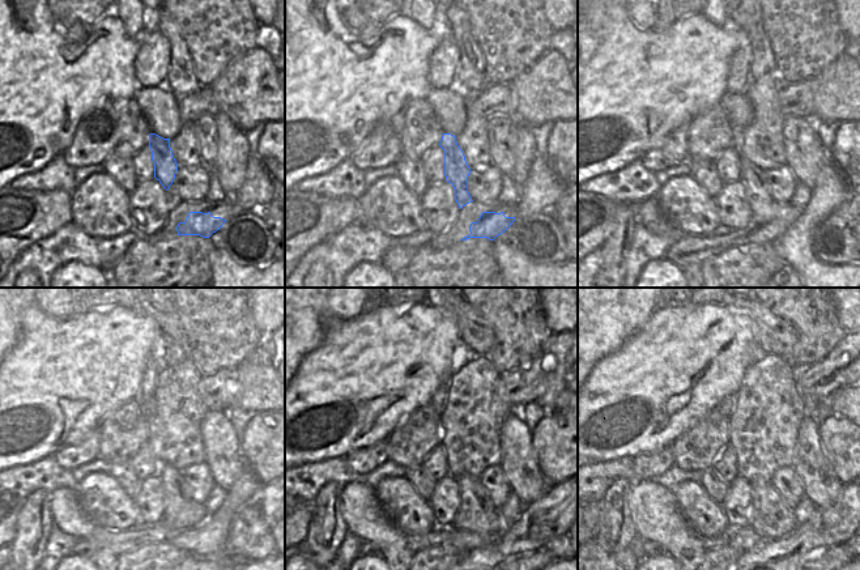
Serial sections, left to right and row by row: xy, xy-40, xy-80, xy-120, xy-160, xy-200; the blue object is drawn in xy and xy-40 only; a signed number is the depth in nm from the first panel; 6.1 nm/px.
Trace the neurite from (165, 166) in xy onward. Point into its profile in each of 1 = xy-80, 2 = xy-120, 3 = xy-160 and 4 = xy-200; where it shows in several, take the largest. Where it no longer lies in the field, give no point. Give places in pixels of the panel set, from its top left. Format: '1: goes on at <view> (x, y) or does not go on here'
1: goes on at xy-80 (752, 177)
2: goes on at xy-120 (182, 511)
3: goes on at xy-160 (476, 513)
4: goes on at xy-200 (771, 518)

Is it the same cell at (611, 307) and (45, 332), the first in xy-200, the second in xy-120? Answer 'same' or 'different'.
different

